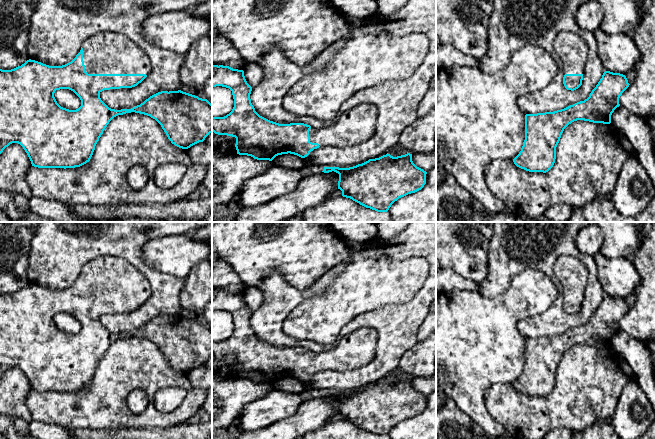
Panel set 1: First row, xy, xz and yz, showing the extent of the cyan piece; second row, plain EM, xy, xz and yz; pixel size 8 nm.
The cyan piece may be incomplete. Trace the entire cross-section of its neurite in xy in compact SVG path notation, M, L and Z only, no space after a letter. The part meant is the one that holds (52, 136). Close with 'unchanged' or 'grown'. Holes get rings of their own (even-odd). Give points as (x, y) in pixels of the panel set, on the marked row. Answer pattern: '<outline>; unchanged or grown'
M104 31L99 32L92 37L90 37L88 40L86 40L82 47L80 52L76 55L76 57L69 63L62 65L62 66L49 66L46 64L43 64L41 62L35 61L35 60L27 60L24 64L21 66L18 66L11 70L2 70L0 69L0 154L3 152L3 150L8 147L12 143L18 143L20 144L25 152L27 153L32 166L38 167L38 168L75 168L80 167L87 162L90 161L93 152L95 150L95 146L97 142L99 141L99 138L103 134L103 131L109 124L109 122L118 115L123 115L126 113L140 113L147 116L150 116L151 118L155 119L162 127L164 132L166 133L168 139L171 141L172 144L175 146L182 148L182 149L188 149L191 146L203 142L205 138L212 133L212 104L207 99L199 98L198 96L183 92L181 90L178 91L161 91L158 92L152 96L150 96L148 99L146 99L143 103L140 105L137 105L131 109L121 109L121 110L115 110L109 108L100 98L100 93L104 90L110 90L110 89L120 89L120 88L132 88L137 86L139 83L141 83L147 75L151 71L151 61L148 55L141 50L134 42L130 41L126 36L120 33L112 32L112 31ZM60 89L69 89L73 91L81 100L81 106L76 110L69 110L66 108L61 107L55 97L54 93L56 90Z; grown

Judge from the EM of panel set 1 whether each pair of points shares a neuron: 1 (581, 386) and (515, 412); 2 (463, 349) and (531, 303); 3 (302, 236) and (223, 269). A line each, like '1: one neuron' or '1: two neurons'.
1: one neuron
2: one neuron
3: two neurons

